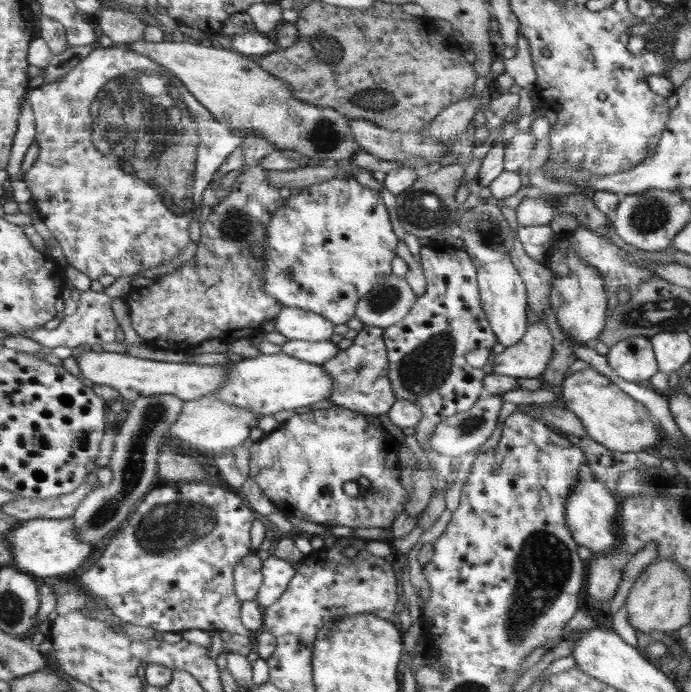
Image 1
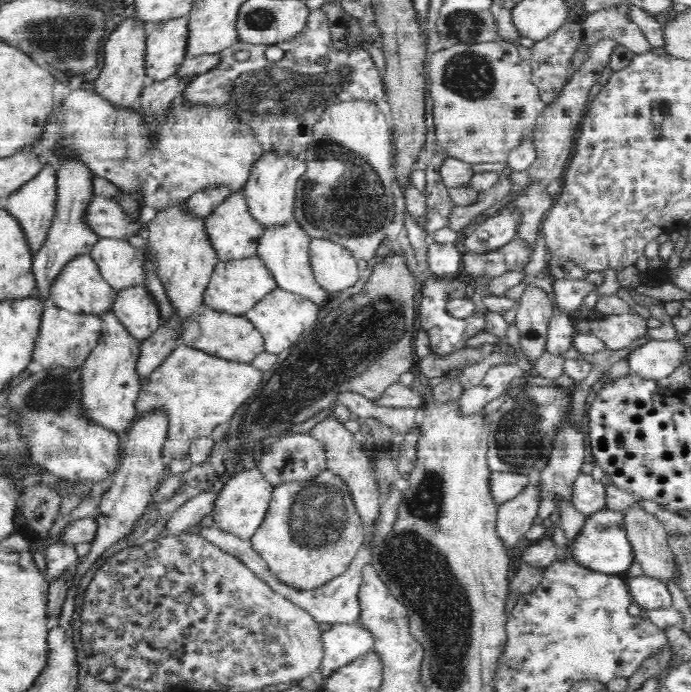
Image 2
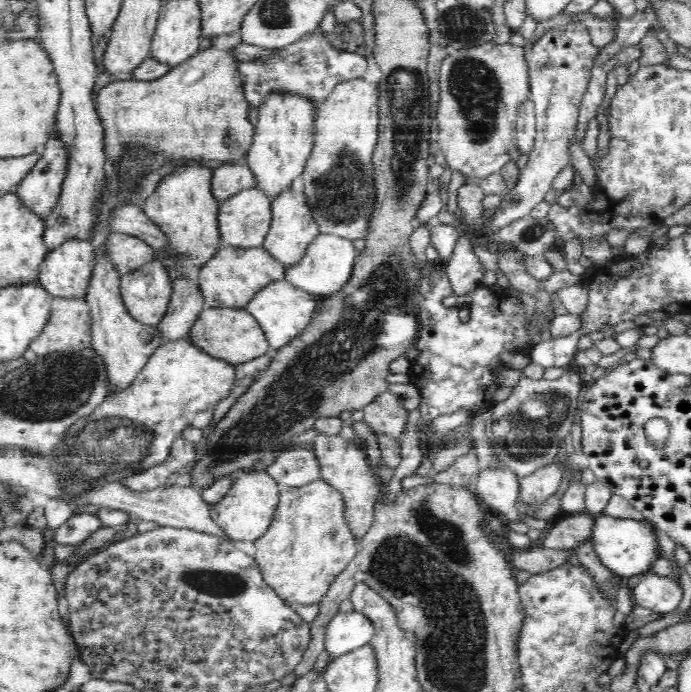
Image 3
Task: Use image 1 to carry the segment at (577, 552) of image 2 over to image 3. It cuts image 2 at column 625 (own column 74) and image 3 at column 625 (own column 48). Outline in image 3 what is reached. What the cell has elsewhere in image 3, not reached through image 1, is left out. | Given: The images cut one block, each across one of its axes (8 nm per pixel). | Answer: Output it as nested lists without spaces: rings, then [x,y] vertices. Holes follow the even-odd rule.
[[[598,516],[597,523],[589,540],[595,554],[610,571],[620,577],[632,577],[638,574],[651,573],[651,570],[662,558],[660,535],[653,523],[634,518],[613,519]]]

